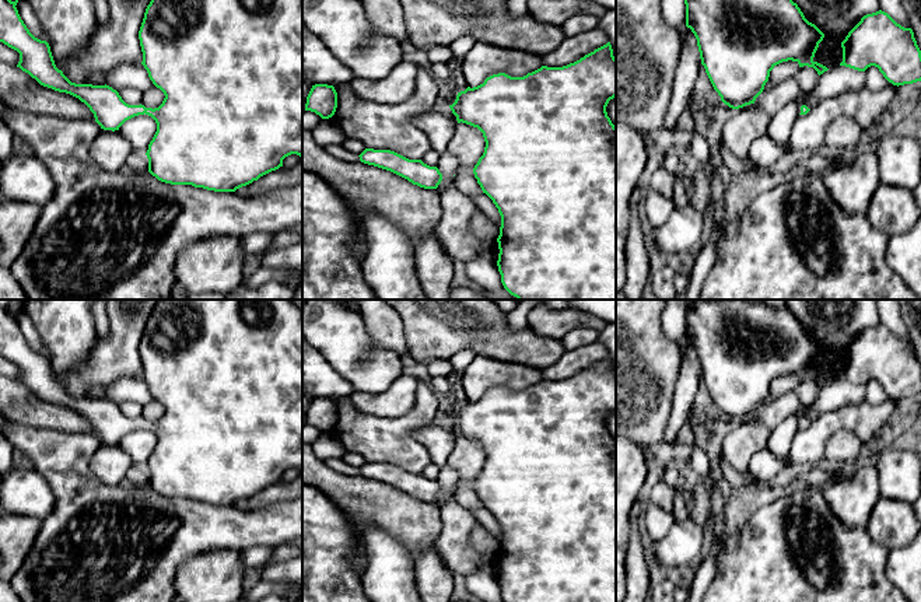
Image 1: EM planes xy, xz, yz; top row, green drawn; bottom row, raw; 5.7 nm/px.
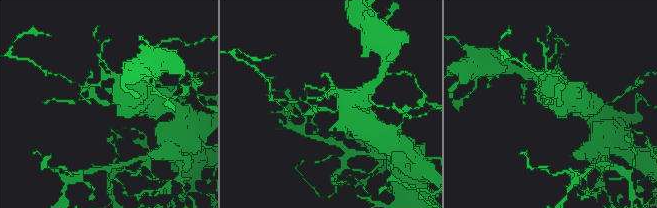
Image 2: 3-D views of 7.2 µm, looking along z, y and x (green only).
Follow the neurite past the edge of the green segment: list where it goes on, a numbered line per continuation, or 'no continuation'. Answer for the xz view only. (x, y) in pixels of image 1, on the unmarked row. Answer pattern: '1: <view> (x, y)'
no continuation

